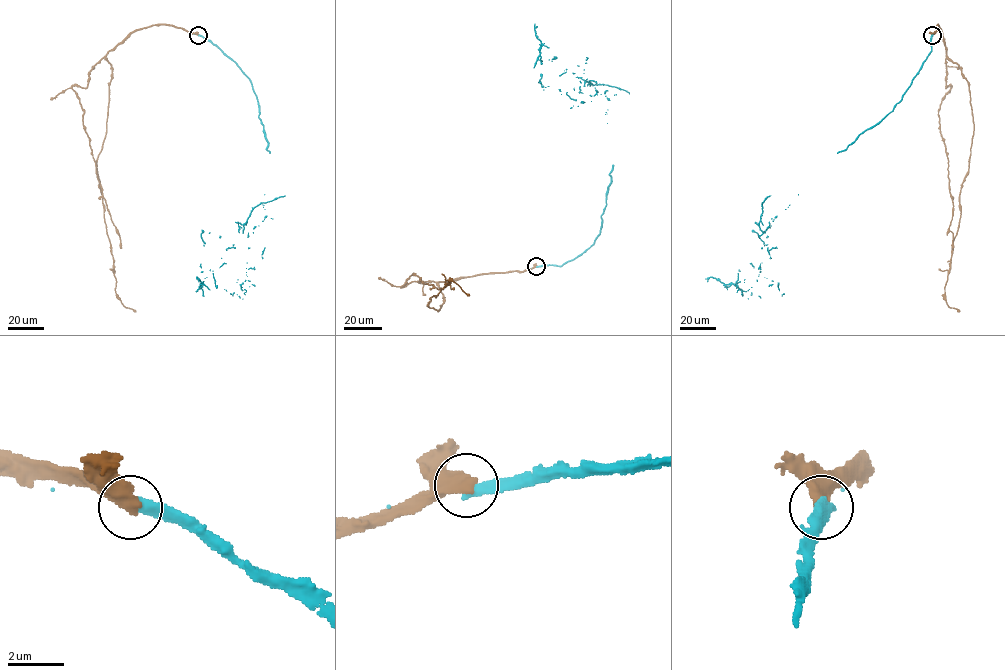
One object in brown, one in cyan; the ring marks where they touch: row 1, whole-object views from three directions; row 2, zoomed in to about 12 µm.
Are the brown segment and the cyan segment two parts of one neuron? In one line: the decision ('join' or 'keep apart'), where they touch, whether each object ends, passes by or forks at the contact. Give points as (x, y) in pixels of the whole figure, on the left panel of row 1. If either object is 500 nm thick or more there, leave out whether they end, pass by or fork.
keep apart; place (198, 35)

